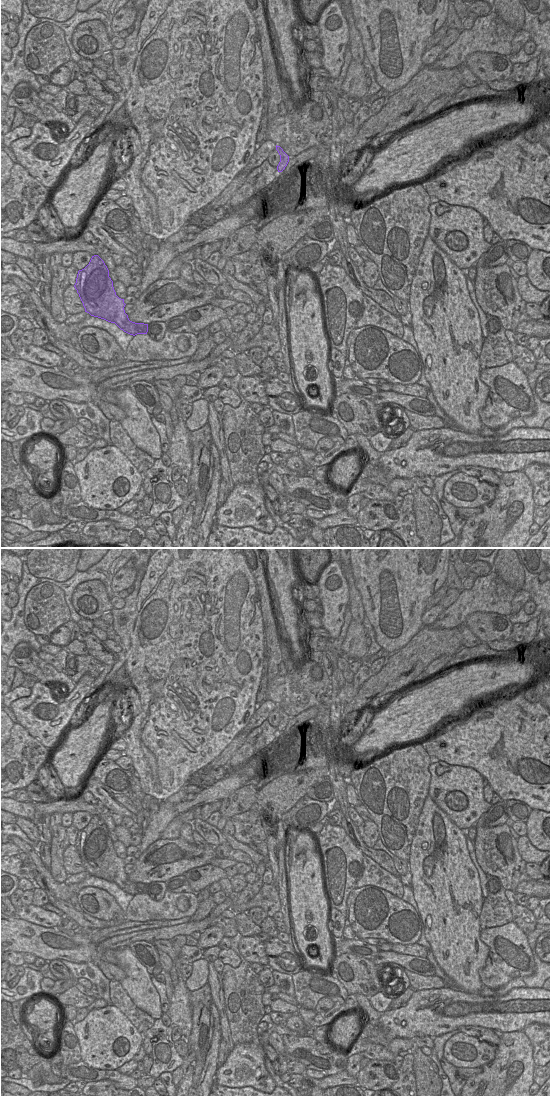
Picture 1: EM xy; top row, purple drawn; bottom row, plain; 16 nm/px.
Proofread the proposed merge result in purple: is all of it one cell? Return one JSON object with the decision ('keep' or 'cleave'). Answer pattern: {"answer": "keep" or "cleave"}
{"answer": "cleave"}

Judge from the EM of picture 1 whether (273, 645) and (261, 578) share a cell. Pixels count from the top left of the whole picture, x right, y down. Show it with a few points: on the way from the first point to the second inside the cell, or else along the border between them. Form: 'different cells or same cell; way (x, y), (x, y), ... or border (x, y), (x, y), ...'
same cell; way (271, 628), (264, 595)

